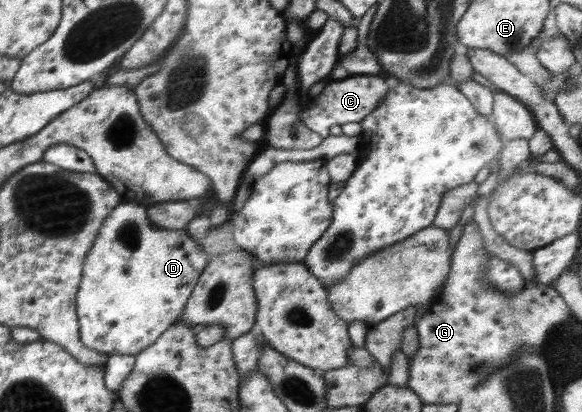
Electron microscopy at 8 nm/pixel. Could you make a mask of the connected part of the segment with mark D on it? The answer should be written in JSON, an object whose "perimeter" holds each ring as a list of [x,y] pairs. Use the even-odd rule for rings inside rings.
{"perimeter":[[[121,201],[115,209],[105,218],[105,222],[101,224],[101,230],[95,238],[93,247],[85,256],[85,285],[81,286],[81,297],[76,297],[76,309],[81,309],[81,340],[84,346],[108,355],[117,355],[118,353],[128,353],[132,357],[140,351],[147,349],[178,317],[183,313],[183,308],[200,278],[203,268],[208,264],[207,255],[212,249],[207,248],[201,243],[197,243],[185,229],[181,230],[165,230],[157,228],[149,216],[147,207],[133,203],[132,201]]]}

